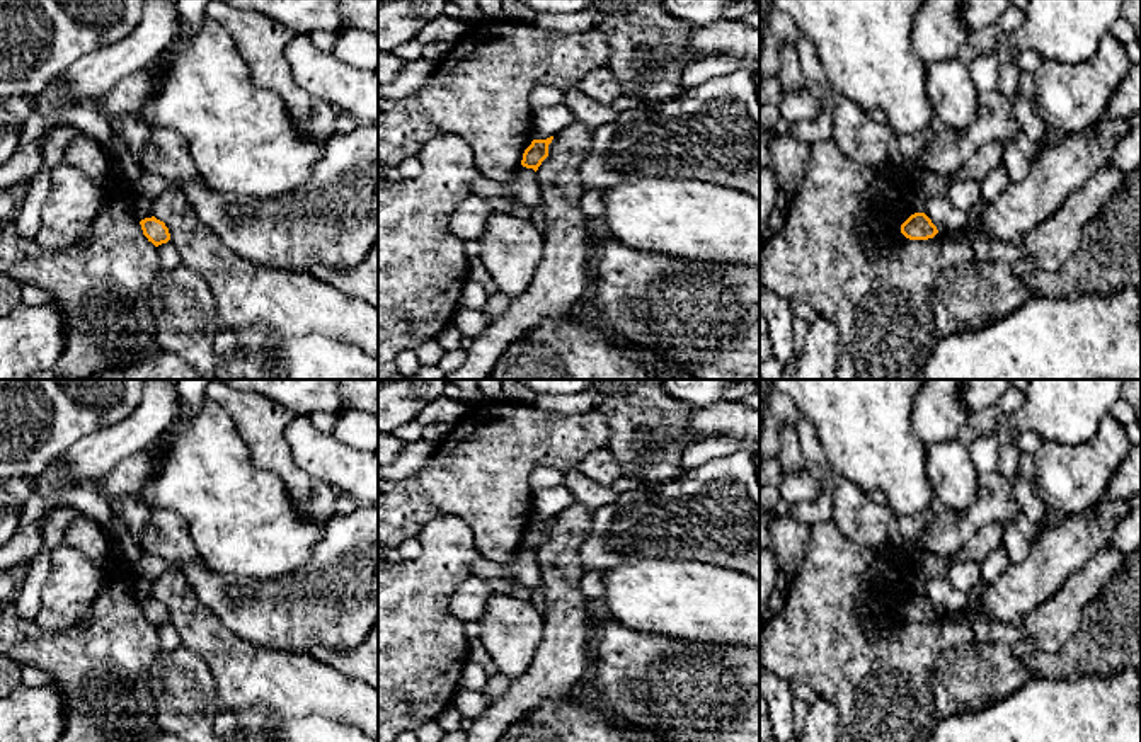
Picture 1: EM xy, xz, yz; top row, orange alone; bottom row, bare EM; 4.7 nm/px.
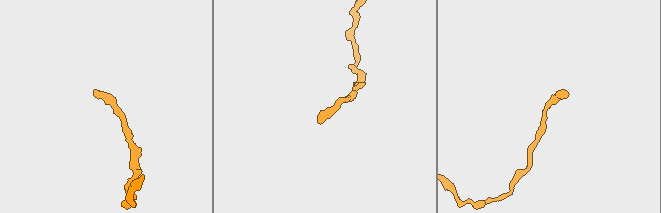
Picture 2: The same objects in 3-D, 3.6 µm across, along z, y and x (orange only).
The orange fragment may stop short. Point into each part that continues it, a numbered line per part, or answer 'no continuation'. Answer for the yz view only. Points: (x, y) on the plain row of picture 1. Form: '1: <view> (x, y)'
no continuation

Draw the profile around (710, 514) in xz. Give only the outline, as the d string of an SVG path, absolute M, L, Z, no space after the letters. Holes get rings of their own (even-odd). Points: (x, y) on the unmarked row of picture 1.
M737 449L685 471L679 478L654 487L637 487L594 512L593 531L579 550L586 572L608 570L642 558L715 563L760 579L760 477L754 453Z

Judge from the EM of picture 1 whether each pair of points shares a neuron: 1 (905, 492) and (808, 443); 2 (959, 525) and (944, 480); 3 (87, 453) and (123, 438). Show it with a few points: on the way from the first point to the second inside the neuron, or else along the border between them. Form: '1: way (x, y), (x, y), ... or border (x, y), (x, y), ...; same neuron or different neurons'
1: border (806, 419), (813, 426), (828, 462), (852, 484); different neurons
2: border (980, 479), (976, 499), (964, 509), (935, 499); different neurons
3: way (96, 453), (114, 445); same neuron

